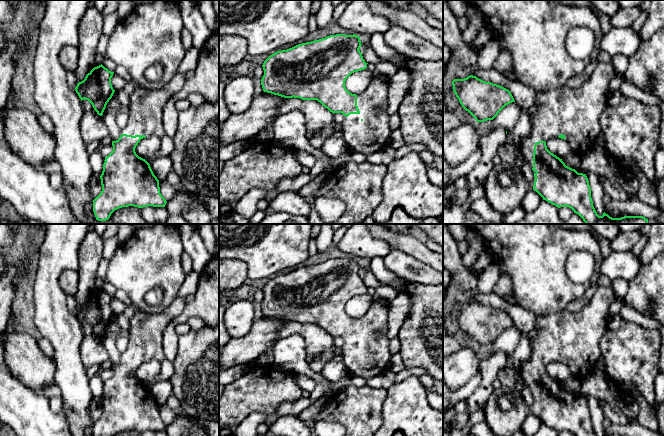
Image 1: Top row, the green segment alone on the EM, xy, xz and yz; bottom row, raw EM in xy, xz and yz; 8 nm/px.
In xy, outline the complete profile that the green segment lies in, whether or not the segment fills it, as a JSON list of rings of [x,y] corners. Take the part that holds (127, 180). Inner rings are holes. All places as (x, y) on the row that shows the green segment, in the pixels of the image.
[[[177,72],[164,87],[159,89],[151,90],[136,85],[126,107],[129,114],[127,125],[121,129],[119,139],[112,141],[113,151],[104,160],[100,176],[102,191],[93,200],[93,212],[96,220],[106,221],[115,210],[122,207],[165,207],[167,201],[160,193],[159,180],[154,175],[150,164],[136,154],[135,148],[143,138],[152,135],[162,138],[165,135],[164,107],[182,89],[186,80],[184,75]]]

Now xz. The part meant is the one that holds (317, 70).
[[[336,34],[277,51],[262,65],[264,75],[261,85],[264,92],[284,98],[317,100],[333,114],[342,113],[343,139],[350,150],[368,157],[389,144],[391,136],[387,112],[389,82],[373,77],[368,88],[357,95],[346,89],[346,79],[352,73],[367,68],[368,63],[359,50],[361,45],[360,37],[355,34]]]

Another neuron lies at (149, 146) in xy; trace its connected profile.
[[[152,135],[150,137],[143,138],[136,146],[135,152],[139,157],[146,159],[160,150],[160,144],[161,138],[156,135]]]

